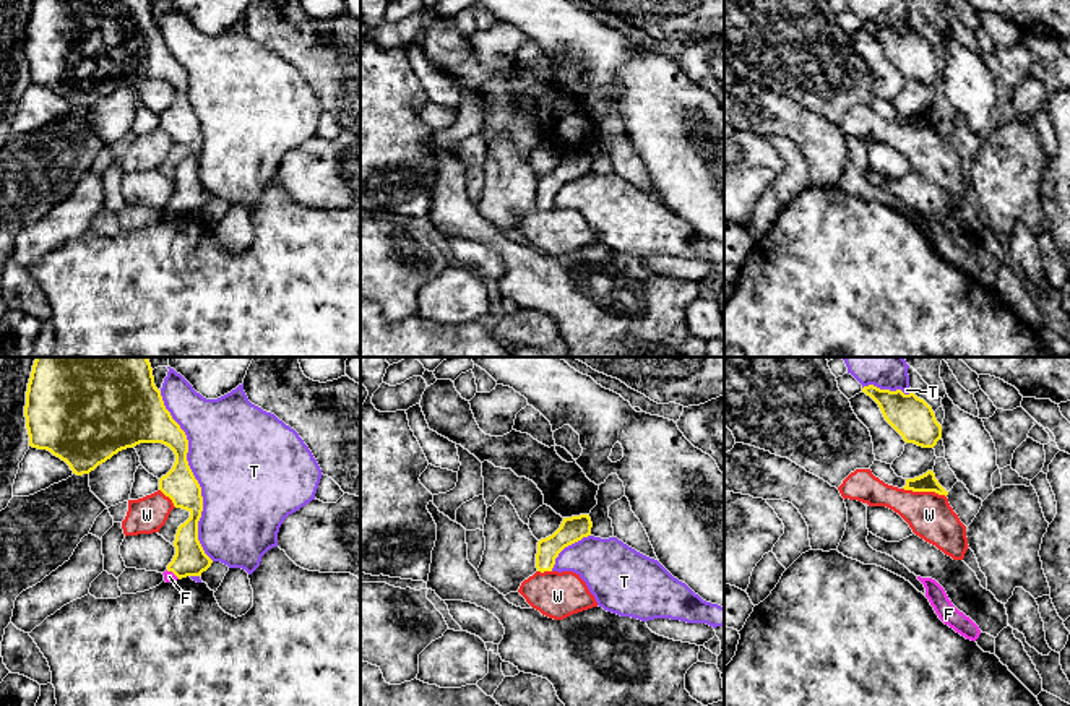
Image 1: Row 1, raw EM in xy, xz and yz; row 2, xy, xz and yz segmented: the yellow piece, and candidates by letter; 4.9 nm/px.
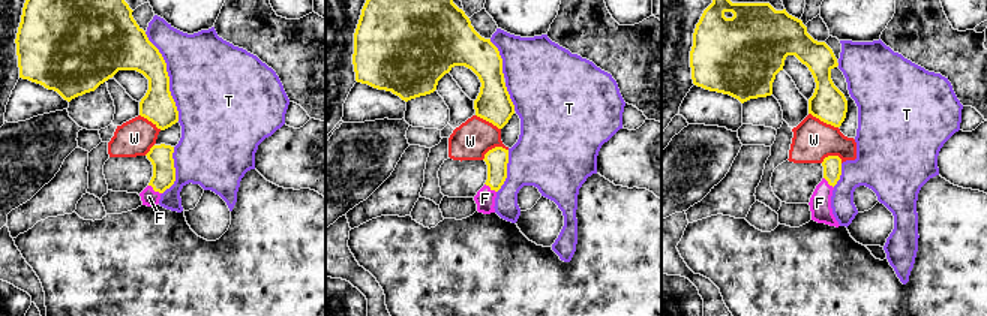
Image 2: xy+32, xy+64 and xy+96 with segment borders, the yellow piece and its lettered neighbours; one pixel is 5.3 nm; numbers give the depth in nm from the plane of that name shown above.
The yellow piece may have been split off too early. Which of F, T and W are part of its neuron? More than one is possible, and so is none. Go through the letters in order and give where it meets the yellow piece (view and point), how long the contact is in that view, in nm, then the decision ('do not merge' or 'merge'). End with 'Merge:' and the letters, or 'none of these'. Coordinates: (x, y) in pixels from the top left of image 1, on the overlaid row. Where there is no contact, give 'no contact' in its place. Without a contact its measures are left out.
F: contact xy (172, 572); length 80 nm; merge
T: contact xy (194, 476); length 900 nm; do not merge
W: contact yz (924, 490); length 220 nm; do not merge
Merge: F

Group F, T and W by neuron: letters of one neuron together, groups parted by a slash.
F / T / W

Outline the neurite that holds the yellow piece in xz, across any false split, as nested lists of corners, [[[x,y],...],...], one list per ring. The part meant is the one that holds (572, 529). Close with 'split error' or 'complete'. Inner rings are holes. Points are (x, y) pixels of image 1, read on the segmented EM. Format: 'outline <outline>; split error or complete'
outline [[[580,514],[572,518],[563,518],[560,527],[549,537],[541,539],[537,542],[537,553],[536,553],[536,568],[537,571],[552,571],[555,565],[555,558],[559,553],[581,540],[583,537],[591,536],[591,518],[589,514]]]; complete

